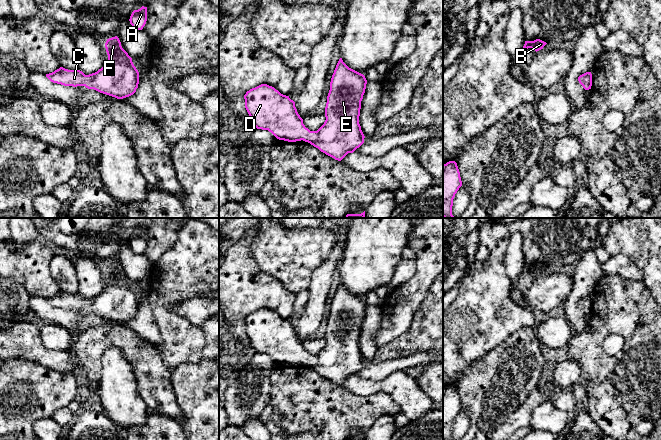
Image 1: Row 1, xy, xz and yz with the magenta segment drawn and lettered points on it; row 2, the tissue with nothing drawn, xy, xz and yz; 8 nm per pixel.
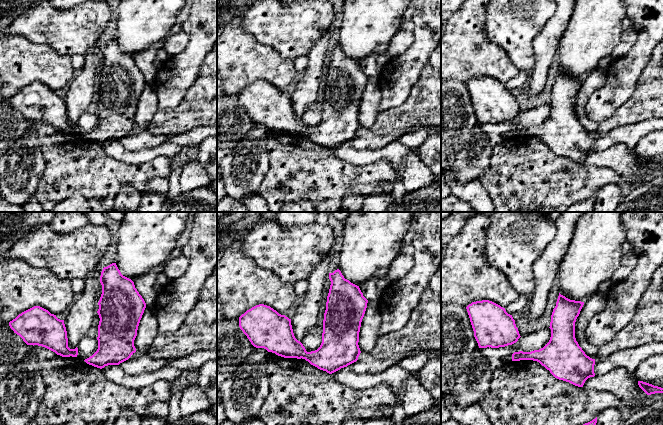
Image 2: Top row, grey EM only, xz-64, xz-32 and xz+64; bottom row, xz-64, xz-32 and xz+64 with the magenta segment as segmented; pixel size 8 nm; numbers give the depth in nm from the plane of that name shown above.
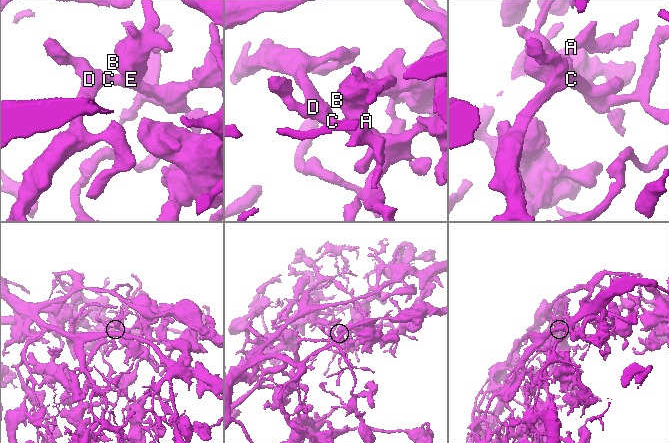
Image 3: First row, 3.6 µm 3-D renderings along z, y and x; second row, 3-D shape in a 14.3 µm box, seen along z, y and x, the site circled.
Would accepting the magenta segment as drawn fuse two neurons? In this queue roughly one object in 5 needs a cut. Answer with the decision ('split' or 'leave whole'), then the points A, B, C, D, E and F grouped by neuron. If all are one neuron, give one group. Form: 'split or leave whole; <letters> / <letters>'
leave whole; A B C D E F

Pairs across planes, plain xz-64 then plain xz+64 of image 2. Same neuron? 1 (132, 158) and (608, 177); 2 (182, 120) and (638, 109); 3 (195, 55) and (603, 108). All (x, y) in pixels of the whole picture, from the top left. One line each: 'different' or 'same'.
1: different
2: same
3: same

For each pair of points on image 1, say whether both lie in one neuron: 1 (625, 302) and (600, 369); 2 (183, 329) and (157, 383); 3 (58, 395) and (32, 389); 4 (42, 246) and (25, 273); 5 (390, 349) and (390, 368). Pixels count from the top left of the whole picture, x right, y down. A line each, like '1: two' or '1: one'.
1: one
2: two
3: one
4: one
5: two

